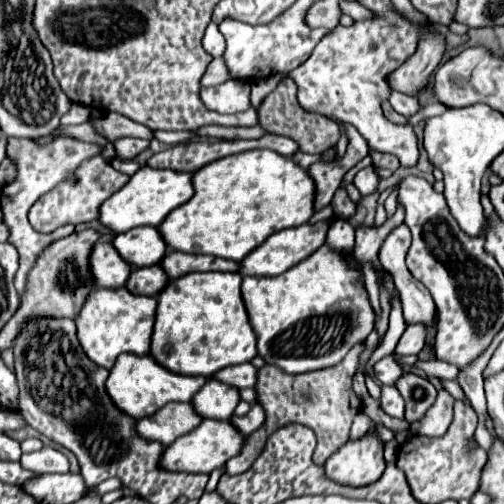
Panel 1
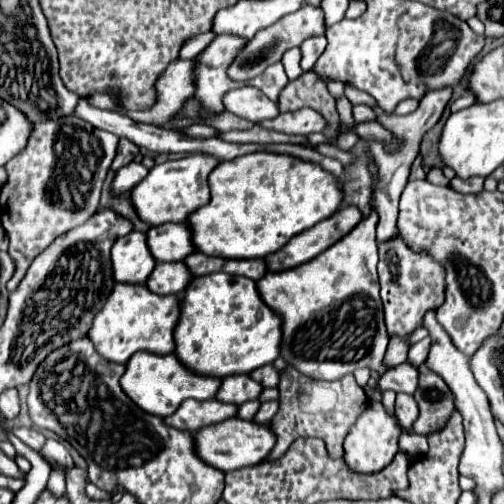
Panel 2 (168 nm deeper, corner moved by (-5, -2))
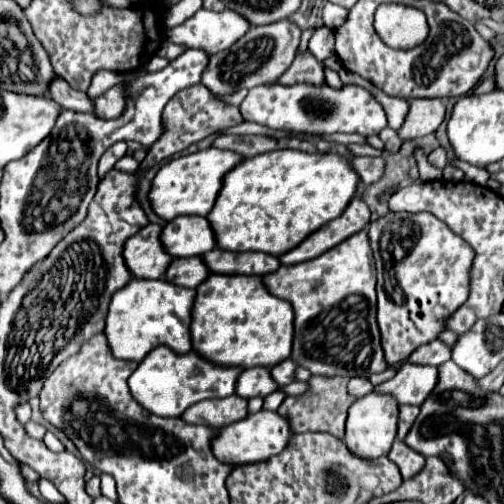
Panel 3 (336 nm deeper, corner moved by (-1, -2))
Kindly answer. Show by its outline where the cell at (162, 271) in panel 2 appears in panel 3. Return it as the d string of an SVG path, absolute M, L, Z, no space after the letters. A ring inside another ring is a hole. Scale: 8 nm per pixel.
M191 256L187 260L173 260L165 272L165 278L183 288L197 288L201 282L207 280L209 274L211 272L205 262L199 256Z

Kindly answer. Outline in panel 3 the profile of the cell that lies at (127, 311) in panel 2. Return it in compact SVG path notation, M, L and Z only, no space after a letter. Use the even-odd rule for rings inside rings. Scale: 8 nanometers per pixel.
M133 278L125 288L115 292L109 304L105 336L117 358L141 362L159 344L171 344L175 352L191 352L191 308L195 290L169 284L167 280Z

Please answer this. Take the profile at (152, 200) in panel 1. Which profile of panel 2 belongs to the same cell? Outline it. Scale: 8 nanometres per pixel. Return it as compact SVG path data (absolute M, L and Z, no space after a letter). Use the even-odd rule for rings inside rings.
M191 154L181 160L163 162L155 166L149 176L131 190L131 204L137 216L149 226L159 226L165 222L185 222L191 212L209 202L207 176L219 164L217 158L207 154Z

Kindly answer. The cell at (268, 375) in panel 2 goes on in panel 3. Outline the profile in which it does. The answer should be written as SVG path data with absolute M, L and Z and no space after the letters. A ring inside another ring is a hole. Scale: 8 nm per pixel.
M287 358L287 360L283 360L281 364L277 364L277 366L271 368L271 376L275 376L275 382L277 382L279 386L287 386L287 384L293 382L295 370L297 370L297 364L295 364L291 358Z

